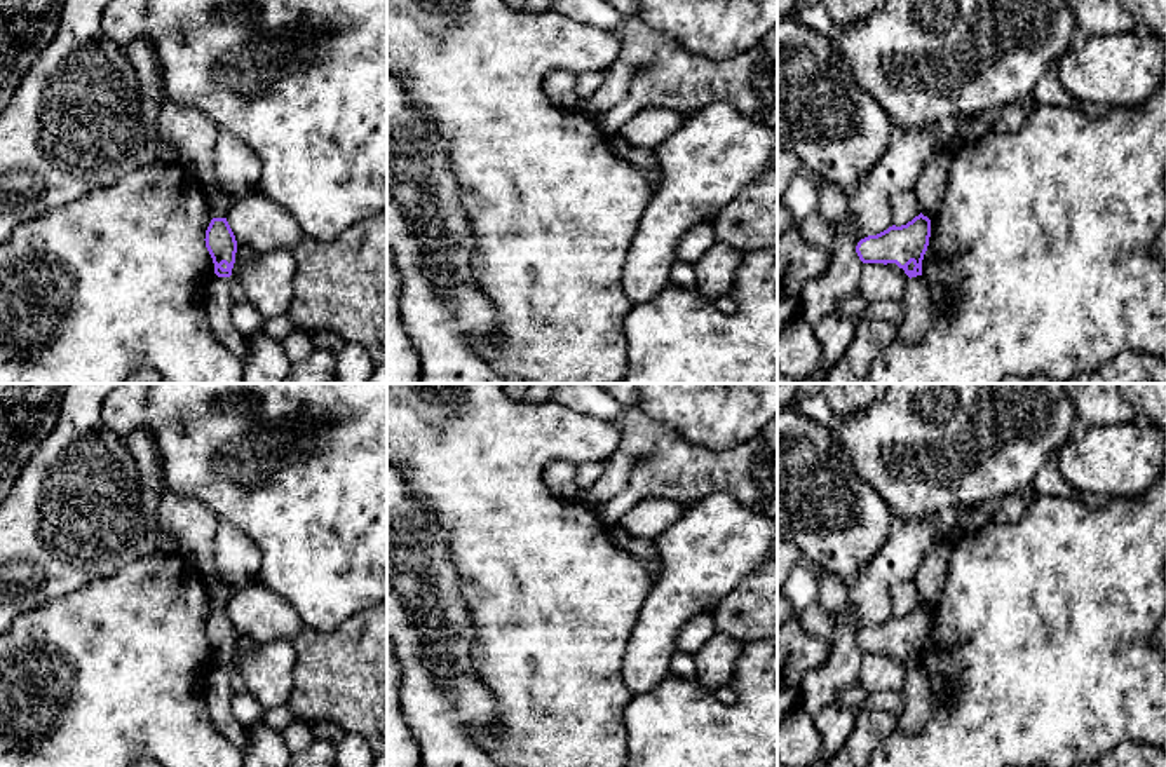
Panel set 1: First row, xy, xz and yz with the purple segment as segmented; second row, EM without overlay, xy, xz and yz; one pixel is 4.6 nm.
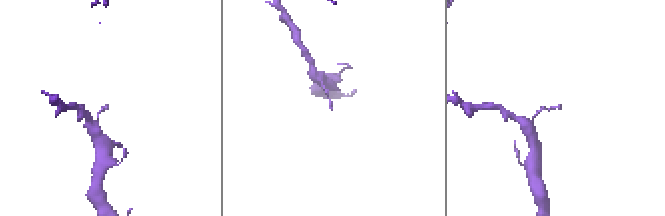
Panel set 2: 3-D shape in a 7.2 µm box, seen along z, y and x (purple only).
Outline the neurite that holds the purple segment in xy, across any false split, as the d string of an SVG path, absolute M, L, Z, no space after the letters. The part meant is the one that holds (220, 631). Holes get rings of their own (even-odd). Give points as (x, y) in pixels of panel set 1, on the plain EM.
M213 608L206 621L206 638L218 668L230 668L235 654L237 631L227 608Z

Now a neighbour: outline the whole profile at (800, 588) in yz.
M809 561L791 568L781 593L788 598L793 608L793 617L798 619L807 607L817 601L817 589L817 575L812 572Z

